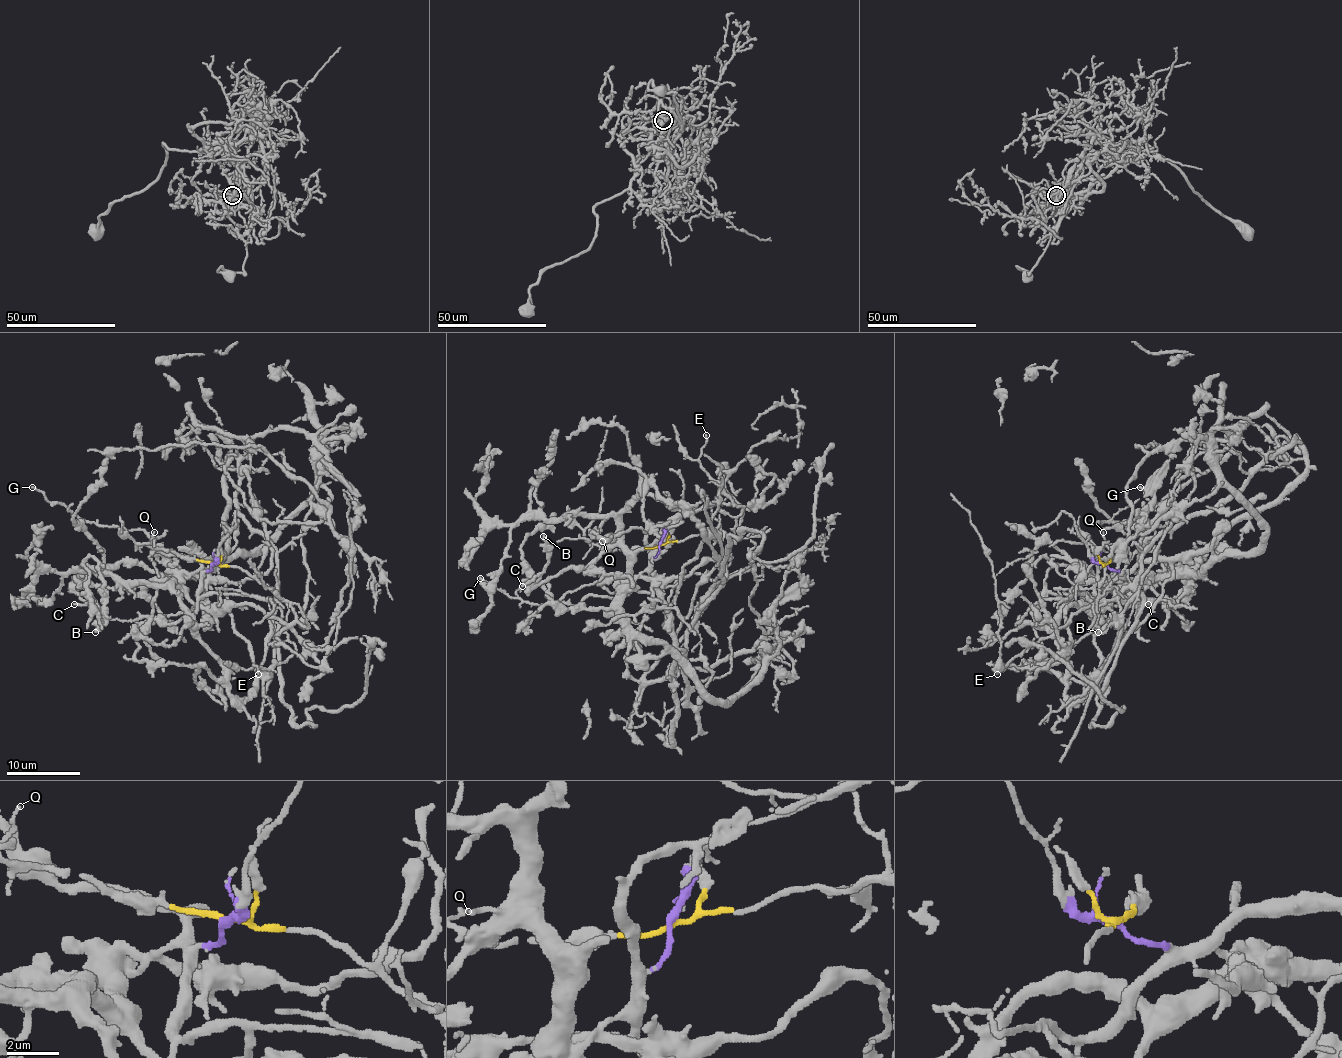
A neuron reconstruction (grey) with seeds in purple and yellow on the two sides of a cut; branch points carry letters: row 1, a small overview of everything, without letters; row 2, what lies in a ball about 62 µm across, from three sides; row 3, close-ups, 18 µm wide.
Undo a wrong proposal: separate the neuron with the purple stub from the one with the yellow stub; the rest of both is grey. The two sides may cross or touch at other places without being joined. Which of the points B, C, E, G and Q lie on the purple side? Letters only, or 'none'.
B, C, G

